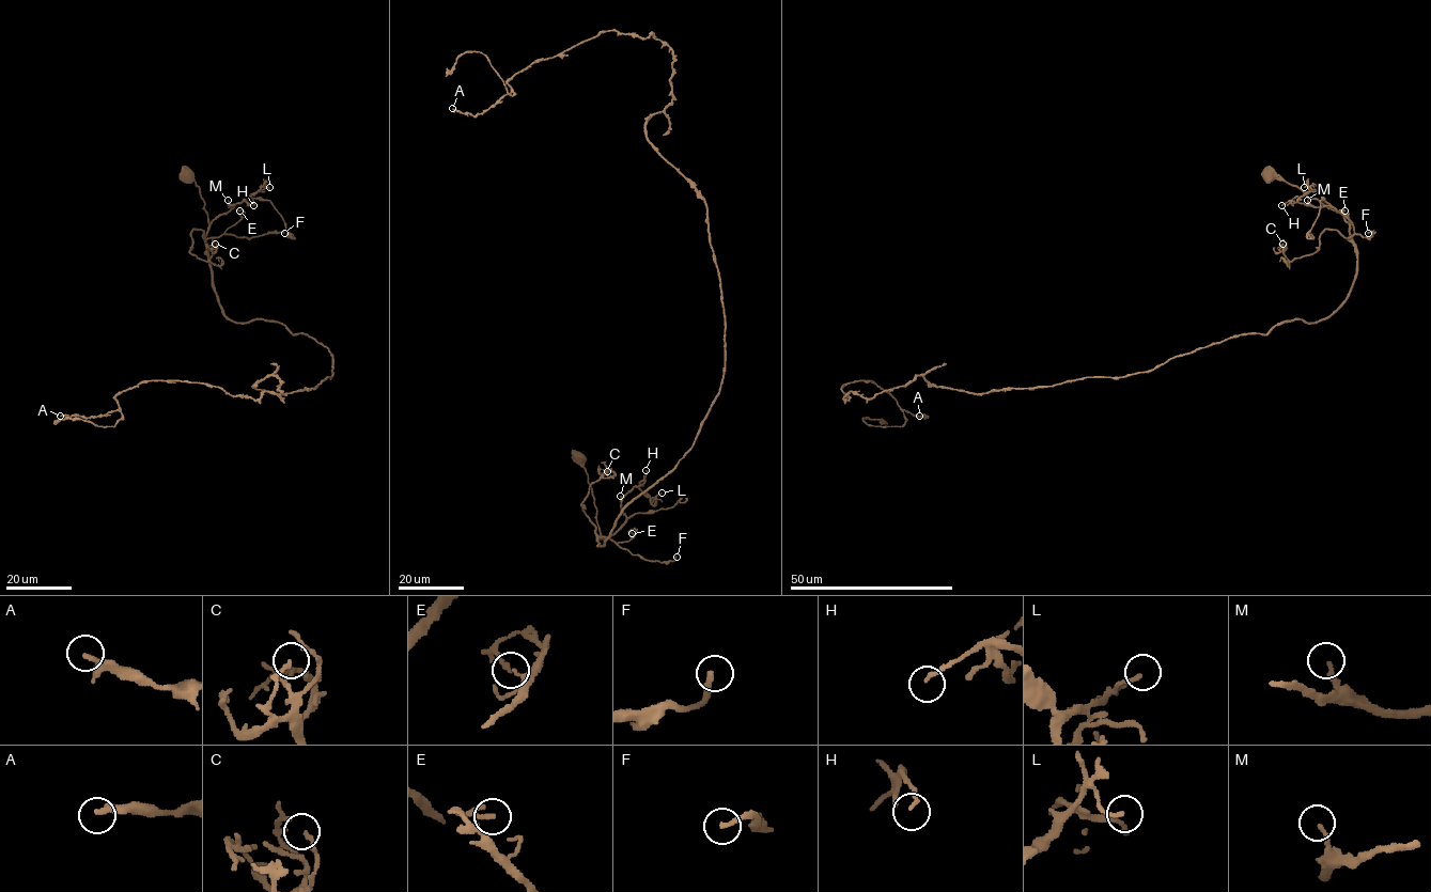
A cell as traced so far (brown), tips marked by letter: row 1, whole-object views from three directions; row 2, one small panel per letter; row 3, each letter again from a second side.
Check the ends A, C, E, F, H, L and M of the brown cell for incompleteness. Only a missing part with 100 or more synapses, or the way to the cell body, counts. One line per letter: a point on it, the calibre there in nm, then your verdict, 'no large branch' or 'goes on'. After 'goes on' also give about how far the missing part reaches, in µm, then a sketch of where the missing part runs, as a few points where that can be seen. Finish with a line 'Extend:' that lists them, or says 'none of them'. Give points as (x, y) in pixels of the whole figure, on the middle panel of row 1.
A: at (452, 108); 170 nm thick; no large branch
C: at (607, 471); 160 nm thick; no large branch
E: at (632, 533); 170 nm thick; no large branch
F: at (677, 557); 190 nm thick; no large branch
H: at (646, 470); 140 nm thick; no large branch
L: at (662, 493); 140 nm thick; no large branch
M: at (620, 496); 160 nm thick; no large branch
Extend: none of them

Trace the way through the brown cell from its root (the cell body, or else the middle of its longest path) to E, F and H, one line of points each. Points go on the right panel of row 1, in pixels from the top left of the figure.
E: (1270, 174), (1338, 212), (1349, 224), (1350, 238), (1354, 227), (1340, 209), (1344, 210)
F: (1270, 174), (1338, 212), (1349, 224), (1348, 237), (1353, 234), (1369, 237), (1373, 233), (1368, 233)
H: (1270, 174), (1300, 188), (1350, 223), (1330, 205), (1311, 206), (1299, 201), (1281, 205)

